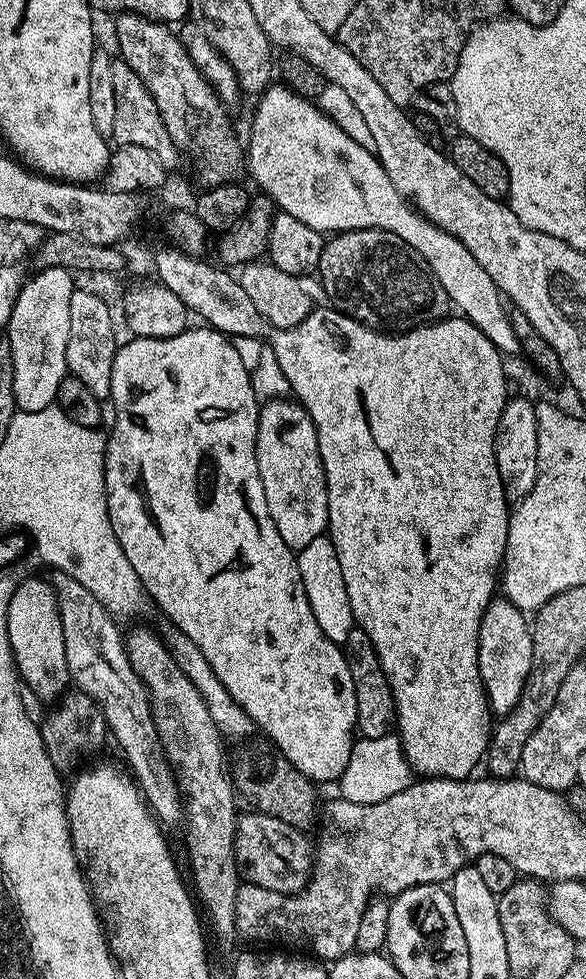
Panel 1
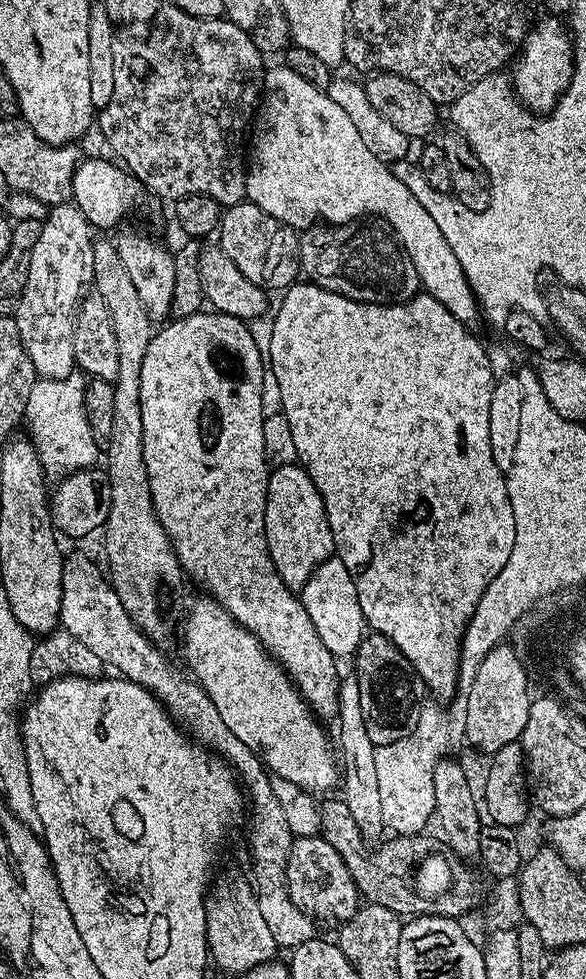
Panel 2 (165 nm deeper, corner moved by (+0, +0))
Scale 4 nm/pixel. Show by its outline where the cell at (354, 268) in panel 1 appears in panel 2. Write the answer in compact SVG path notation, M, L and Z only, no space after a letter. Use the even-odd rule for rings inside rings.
M361 218L352 220L349 224L317 222L312 227L303 229L299 237L301 273L319 288L342 294L360 304L405 304L421 291L418 270L410 254L406 254L394 230L384 220Z

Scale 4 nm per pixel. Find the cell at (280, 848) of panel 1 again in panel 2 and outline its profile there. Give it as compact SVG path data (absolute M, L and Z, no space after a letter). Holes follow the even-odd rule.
M319 834L293 839L290 856L286 862L286 882L294 906L298 906L298 910L305 912L314 922L333 920L333 925L339 926L346 923L362 906L362 897L356 889L354 878L350 878L350 870L346 870L346 862L340 857L338 850L334 850L334 846L330 846L330 842L326 842Z

